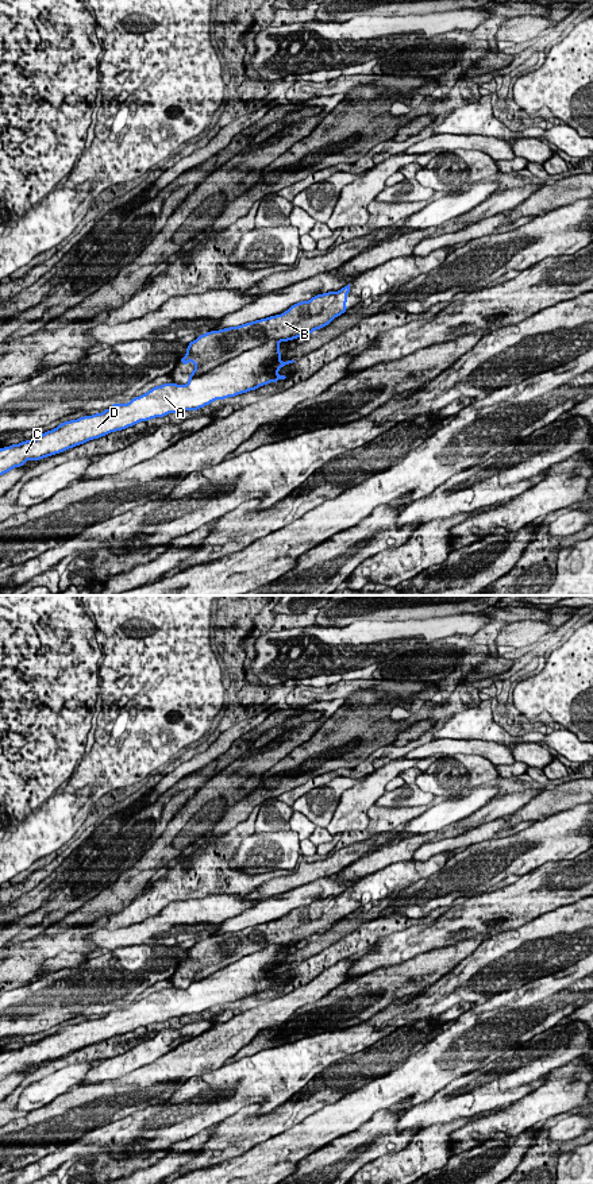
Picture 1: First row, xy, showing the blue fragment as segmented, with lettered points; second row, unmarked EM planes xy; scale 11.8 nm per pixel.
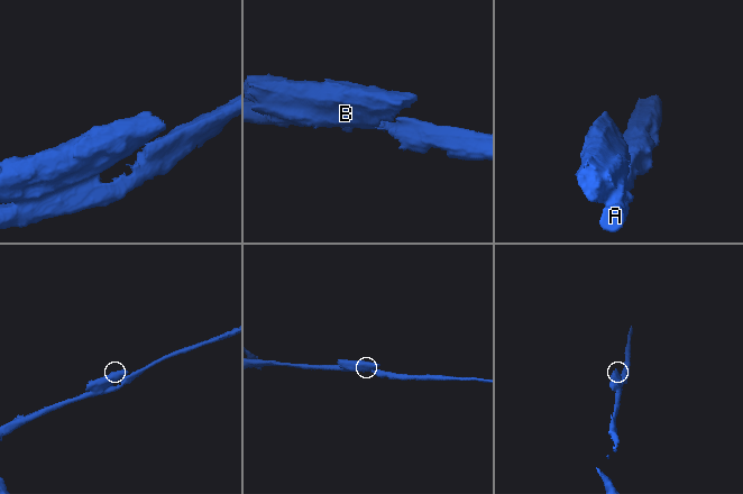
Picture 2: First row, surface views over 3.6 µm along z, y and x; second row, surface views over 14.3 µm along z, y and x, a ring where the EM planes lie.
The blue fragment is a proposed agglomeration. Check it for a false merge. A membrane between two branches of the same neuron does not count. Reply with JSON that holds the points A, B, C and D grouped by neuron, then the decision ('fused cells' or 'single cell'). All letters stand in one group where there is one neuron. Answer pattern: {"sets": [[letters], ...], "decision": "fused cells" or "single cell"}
{"sets": [["A", "C", "D"], ["B"]], "decision": "fused cells"}

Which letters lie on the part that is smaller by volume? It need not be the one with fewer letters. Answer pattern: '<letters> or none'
B

